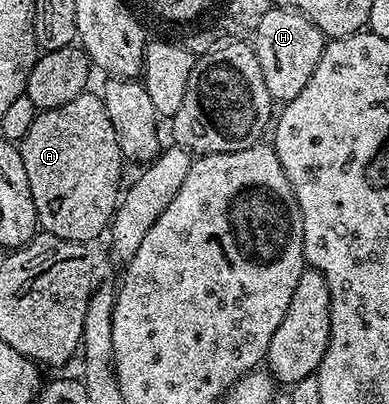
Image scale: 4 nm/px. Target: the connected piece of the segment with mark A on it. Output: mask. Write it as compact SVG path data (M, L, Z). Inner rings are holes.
M92 94L79 95L58 109L39 112L34 125L30 125L30 133L26 133L19 144L22 165L26 165L26 177L30 181L30 197L34 197L37 224L47 234L79 243L92 243L109 230L112 214L122 194L120 174L126 166L120 153L120 138L116 136L110 113L106 113L103 98Z

